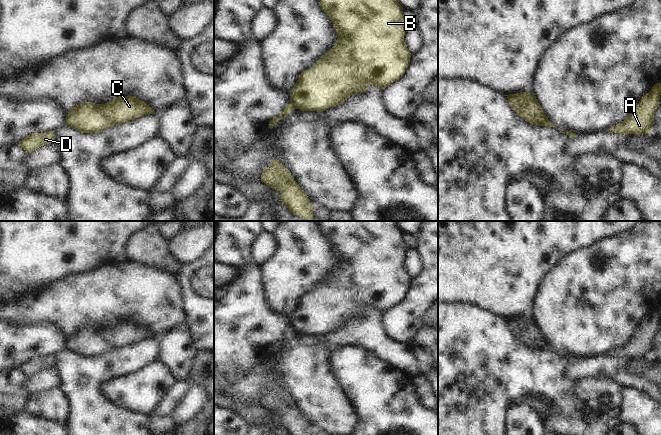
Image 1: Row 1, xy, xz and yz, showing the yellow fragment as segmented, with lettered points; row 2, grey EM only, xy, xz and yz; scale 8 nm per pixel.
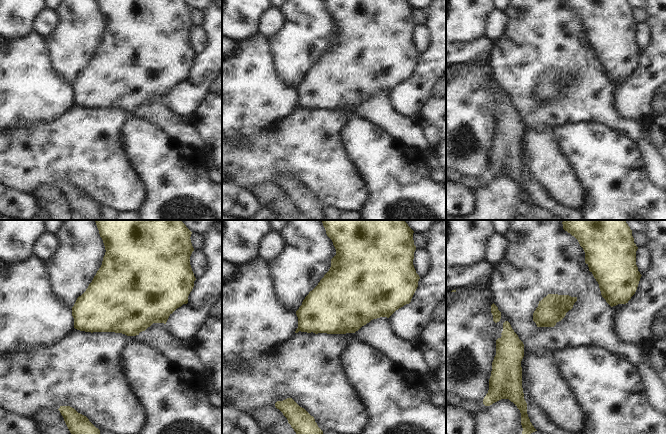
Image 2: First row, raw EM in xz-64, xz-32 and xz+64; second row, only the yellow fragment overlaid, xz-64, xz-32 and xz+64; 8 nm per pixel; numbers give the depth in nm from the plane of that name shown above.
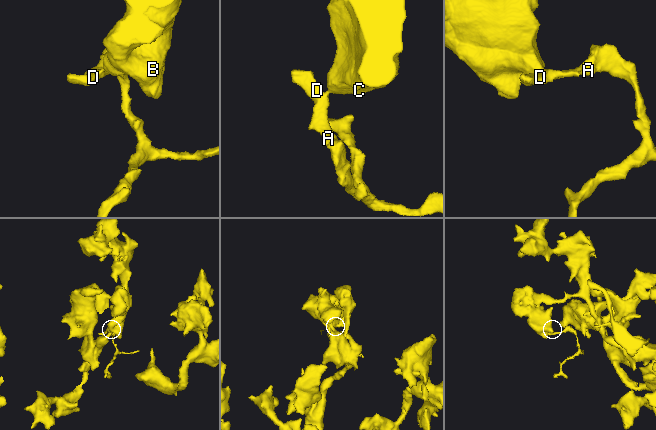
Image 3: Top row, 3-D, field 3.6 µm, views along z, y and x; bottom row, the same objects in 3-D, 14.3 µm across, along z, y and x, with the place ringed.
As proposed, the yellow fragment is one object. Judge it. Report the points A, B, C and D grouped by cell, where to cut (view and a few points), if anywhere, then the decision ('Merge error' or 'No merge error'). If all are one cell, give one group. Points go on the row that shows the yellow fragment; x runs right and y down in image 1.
Groups: A D / B C. Split along xz (290, 102), (294, 108). Merge error.

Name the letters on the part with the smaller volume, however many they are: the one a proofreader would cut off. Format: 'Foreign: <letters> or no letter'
Foreign: A, D

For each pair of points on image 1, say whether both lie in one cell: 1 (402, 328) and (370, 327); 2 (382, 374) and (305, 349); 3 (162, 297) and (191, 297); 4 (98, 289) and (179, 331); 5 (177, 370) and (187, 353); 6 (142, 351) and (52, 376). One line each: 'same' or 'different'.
1: different
2: different
3: different
4: different
5: same
6: different

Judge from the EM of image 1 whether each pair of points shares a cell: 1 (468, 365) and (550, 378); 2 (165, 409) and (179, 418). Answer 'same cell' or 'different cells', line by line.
1: same cell
2: different cells

